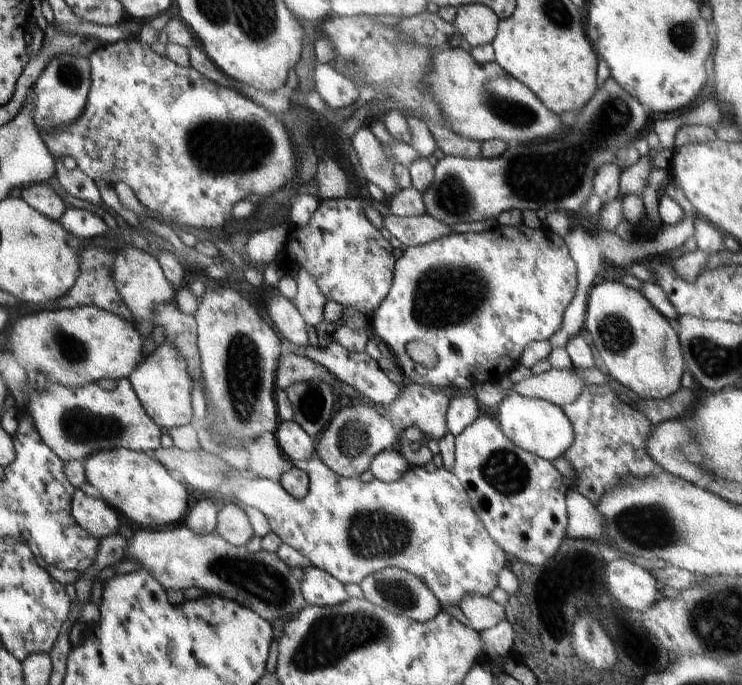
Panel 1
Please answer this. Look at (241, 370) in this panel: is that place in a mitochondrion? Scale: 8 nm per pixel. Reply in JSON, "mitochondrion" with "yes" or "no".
{"mitochondrion":"yes"}

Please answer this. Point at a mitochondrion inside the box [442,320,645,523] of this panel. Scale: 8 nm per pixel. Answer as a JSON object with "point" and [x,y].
{"point":[499,459]}

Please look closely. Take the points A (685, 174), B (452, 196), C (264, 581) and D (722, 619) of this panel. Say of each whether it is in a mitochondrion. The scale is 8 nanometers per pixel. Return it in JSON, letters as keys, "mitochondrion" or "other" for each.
{"A":"other","B":"mitochondrion","C":"mitochondrion","D":"mitochondrion"}

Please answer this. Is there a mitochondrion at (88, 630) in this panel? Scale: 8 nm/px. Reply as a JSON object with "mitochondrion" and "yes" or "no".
{"mitochondrion":"no"}

